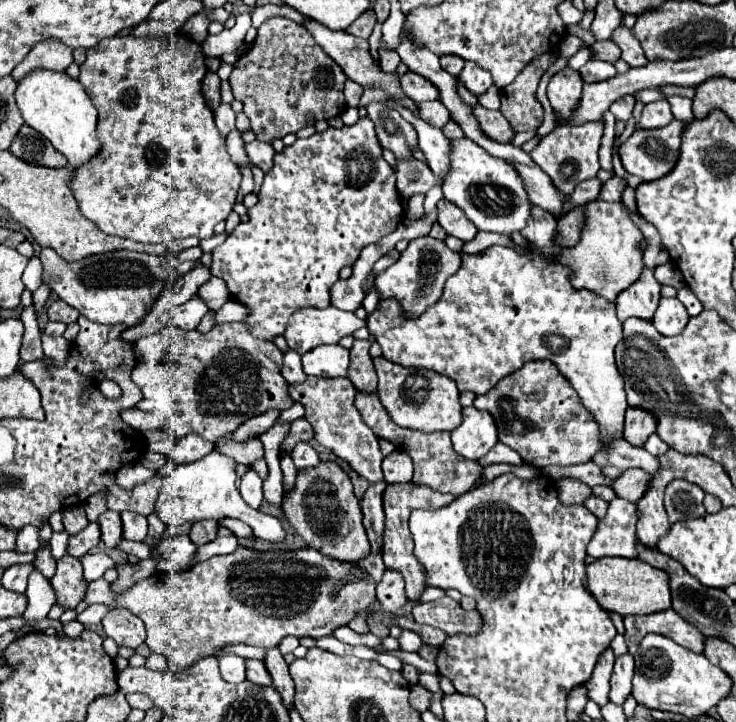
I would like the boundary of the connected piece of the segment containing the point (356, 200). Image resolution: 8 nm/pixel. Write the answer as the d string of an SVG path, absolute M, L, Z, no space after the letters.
M361 117L355 125L345 125L341 129L333 129L329 127L327 131L323 133L315 133L311 135L309 139L297 139L293 145L289 147L283 147L281 153L275 155L275 165L273 169L265 175L265 181L259 189L259 201L253 209L249 209L249 221L239 225L223 245L219 245L217 249L213 249L213 265L211 265L211 273L215 277L221 277L225 279L227 287L229 287L229 293L233 295L233 299L245 303L249 309L251 309L251 315L247 317L247 325L251 329L251 333L259 339L273 339L275 335L281 335L285 333L287 329L287 323L289 323L289 317L291 313L295 313L297 309L305 309L305 307L327 307L329 305L329 289L331 285L339 279L339 271L341 267L345 265L353 265L359 257L359 251L369 245L369 243L377 243L381 237L393 233L399 225L399 221L403 219L403 205L401 205L401 199L399 199L399 193L397 193L397 187L395 187L395 171L387 165L387 161L383 159L381 155L381 145L377 141L377 135L375 135L375 125L369 117Z

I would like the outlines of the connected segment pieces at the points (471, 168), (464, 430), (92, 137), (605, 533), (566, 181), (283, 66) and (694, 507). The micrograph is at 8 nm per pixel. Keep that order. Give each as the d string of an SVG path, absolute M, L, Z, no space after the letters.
M467 137L453 141L451 165L447 181L443 185L443 195L459 205L465 211L467 219L479 231L491 231L511 237L513 233L523 231L531 219L533 205L515 165L499 157L491 157L485 149L481 149L479 145L475 145L475 141Z
M463 407L463 423L451 431L451 441L461 457L479 461L499 441L495 419L487 411Z
M35 69L27 73L15 91L17 107L25 123L47 137L59 153L63 153L71 167L83 165L99 151L97 141L97 109L77 79L71 79L65 71Z
M613 499L609 503L609 511L587 545L587 553L595 559L601 557L637 557L635 551L635 523L637 509L627 499Z
M603 119L589 121L589 123L583 123L583 125L563 125L563 127L555 127L531 151L531 159L547 175L551 175L551 179L555 181L555 185L559 185L559 189L563 189L563 193L573 193L573 189L577 187L577 183L595 177L597 171L599 171L597 151L599 151L599 145L601 145L603 129L605 129L605 121Z
M269 19L259 27L259 35L253 47L237 59L233 65L233 73L229 77L235 99L239 99L245 109L243 113L251 121L251 129L259 141L271 143L273 139L281 139L287 133L297 133L299 129L313 125L319 119L331 119L345 111L343 99L343 83L347 81L343 69L315 43L315 39L295 21L291 19Z
M685 479L671 481L665 489L665 511L669 515L669 523L685 521L687 517L701 517L705 513L703 497L705 491L699 485Z

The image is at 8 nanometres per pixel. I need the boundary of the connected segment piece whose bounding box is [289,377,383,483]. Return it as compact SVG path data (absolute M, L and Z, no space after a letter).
M307 377L305 383L295 383L291 387L293 401L301 401L305 407L305 417L315 429L315 437L321 445L331 449L337 457L349 461L353 469L371 481L381 481L381 451L375 433L363 423L359 411L353 405L355 387L349 379L341 377Z

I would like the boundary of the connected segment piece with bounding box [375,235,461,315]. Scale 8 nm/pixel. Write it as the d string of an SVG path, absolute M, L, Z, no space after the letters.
M429 235L417 237L409 243L409 247L401 253L401 257L385 271L375 277L375 287L383 297L395 297L403 311L407 315L417 315L423 313L429 305L433 305L443 291L443 285L447 277L451 277L461 265L461 255L451 251L445 241L433 239Z

